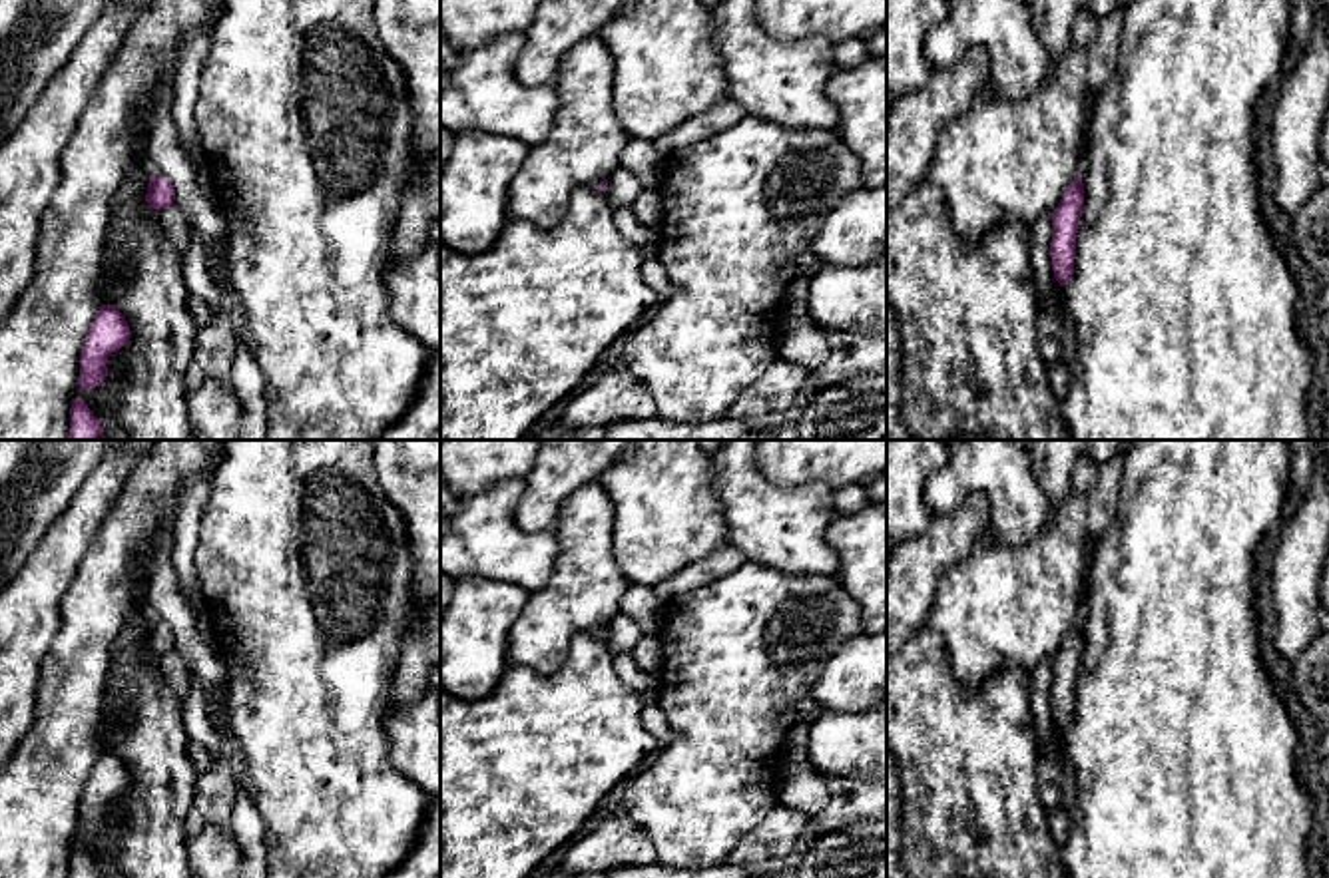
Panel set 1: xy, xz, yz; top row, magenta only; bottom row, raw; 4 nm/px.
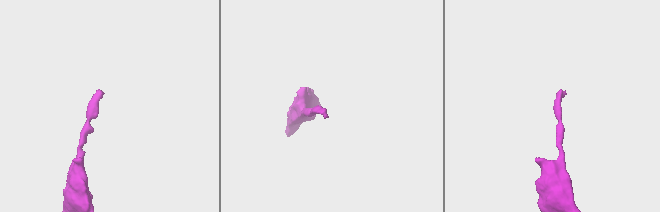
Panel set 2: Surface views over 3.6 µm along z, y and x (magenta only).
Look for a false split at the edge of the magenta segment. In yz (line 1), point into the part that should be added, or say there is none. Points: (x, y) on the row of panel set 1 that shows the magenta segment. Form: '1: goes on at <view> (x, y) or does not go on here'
1: does not go on here

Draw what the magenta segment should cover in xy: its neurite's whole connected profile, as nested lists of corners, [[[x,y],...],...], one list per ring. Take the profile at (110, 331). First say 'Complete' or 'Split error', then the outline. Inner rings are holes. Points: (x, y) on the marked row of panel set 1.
Complete. [[[102,305],[80,354],[78,384],[84,390],[92,390],[106,380],[108,356],[126,346],[130,336],[132,332],[126,317],[114,305]]]

